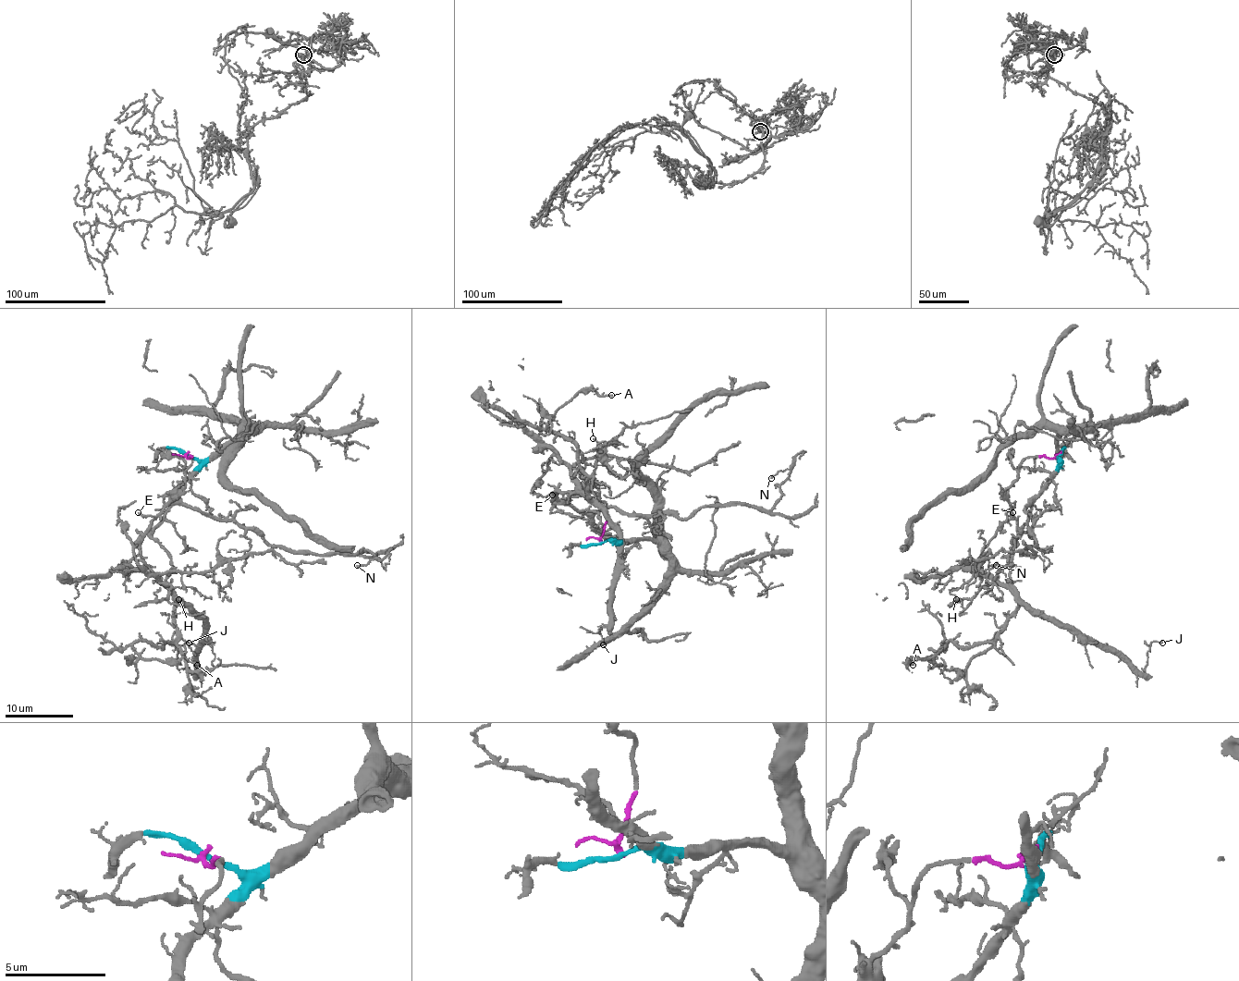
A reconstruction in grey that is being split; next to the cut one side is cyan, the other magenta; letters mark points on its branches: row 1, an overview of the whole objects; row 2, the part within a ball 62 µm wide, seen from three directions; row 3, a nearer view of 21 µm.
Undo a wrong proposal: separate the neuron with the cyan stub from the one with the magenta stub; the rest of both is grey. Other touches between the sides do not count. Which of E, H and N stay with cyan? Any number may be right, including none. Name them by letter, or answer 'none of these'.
H, N

